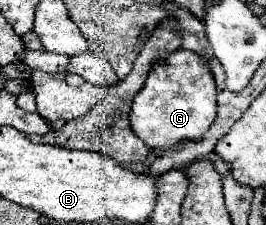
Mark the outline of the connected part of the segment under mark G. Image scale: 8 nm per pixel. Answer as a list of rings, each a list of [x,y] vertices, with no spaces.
[[[178,49],[156,63],[130,109],[132,131],[150,147],[168,151],[184,139],[198,141],[216,119],[216,83],[194,51]]]

